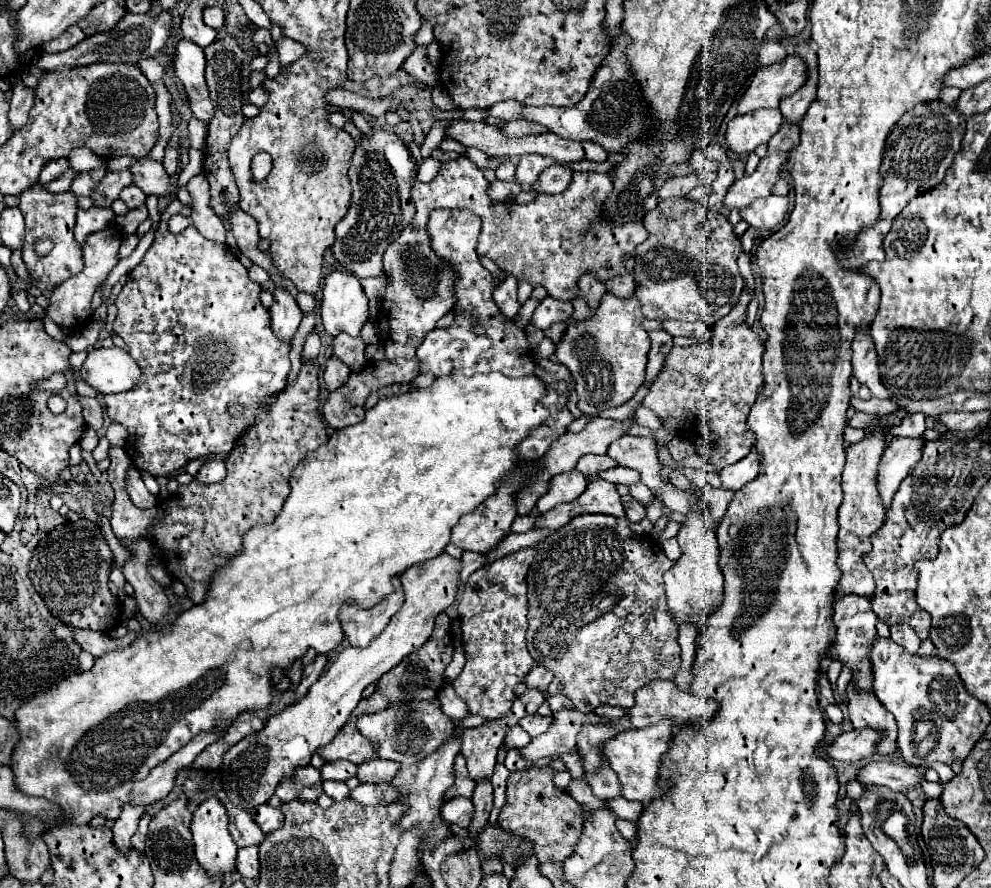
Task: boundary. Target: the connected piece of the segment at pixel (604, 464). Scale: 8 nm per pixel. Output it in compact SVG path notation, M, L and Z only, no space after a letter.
M584 455L580 461L578 461L578 465L576 465L576 469L580 471L580 473L596 473L596 471L600 471L600 469L612 469L612 467L616 467L618 463L614 461L614 459L610 459L608 455Z

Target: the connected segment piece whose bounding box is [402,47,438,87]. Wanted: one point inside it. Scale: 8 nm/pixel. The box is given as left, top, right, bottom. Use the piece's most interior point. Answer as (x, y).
(418, 65)

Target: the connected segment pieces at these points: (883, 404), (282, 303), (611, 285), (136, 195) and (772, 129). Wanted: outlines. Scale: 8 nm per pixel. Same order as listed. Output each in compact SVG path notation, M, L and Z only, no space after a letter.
M851 397L850 405L856 411L879 416L891 414L899 408L892 399L878 399L876 397L866 401L857 397Z
M274 289L274 305L270 307L272 315L272 331L282 343L292 343L298 325L302 321L302 311L298 303L284 291L284 289Z
M626 273L622 277L612 277L612 279L604 281L604 285L616 297L632 297L634 295L634 287L636 287L632 273Z
M130 185L130 187L126 187L122 191L120 199L128 205L128 209L138 209L138 207L142 207L146 203L146 193L144 191L138 191L138 187Z
M758 109L754 113L738 115L728 123L726 141L730 151L740 157L754 153L762 143L768 143L772 135L780 131L782 113L778 109Z

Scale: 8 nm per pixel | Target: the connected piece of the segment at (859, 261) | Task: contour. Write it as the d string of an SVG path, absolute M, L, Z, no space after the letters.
M942 101L916 105L912 111L902 115L902 119L894 125L884 147L884 159L880 169L884 177L884 185L880 189L880 207L882 207L880 217L872 227L862 229L856 239L856 245L848 249L846 255L840 257L842 267L860 269L870 261L884 259L884 237L890 231L892 219L906 207L906 203L914 195L936 187L944 179L946 169L952 165L952 159L960 149L964 131L966 131L966 121L960 119L960 115Z

